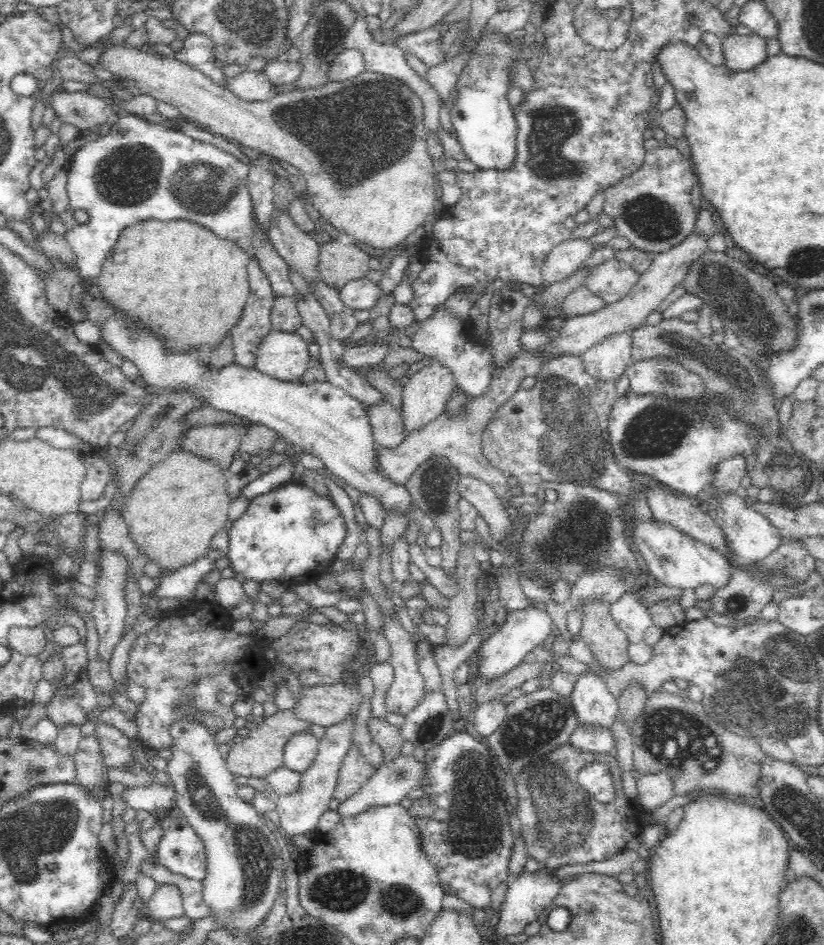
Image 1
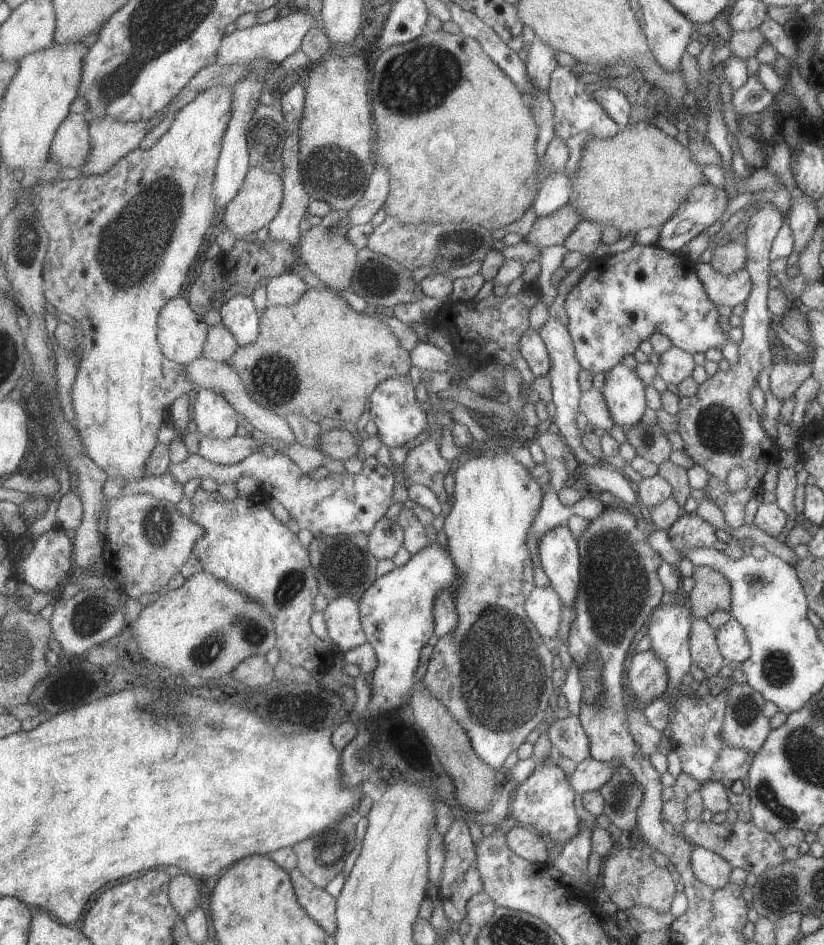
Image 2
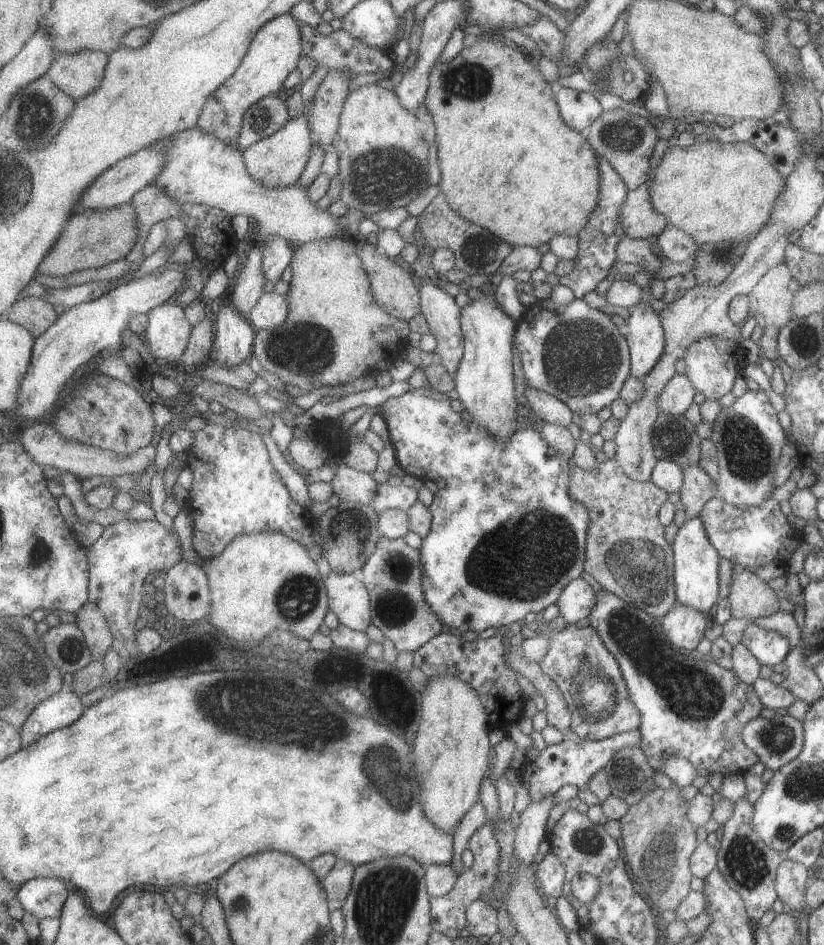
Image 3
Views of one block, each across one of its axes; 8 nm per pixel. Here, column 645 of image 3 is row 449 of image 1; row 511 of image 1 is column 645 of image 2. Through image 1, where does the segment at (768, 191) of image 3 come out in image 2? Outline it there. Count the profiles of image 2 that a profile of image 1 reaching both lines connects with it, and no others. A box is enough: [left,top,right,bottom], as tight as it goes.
[569,120,706,232]

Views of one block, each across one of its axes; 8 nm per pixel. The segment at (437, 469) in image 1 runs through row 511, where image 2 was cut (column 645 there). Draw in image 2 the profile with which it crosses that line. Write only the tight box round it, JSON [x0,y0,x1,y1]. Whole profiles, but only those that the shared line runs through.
[623,422,672,465]

